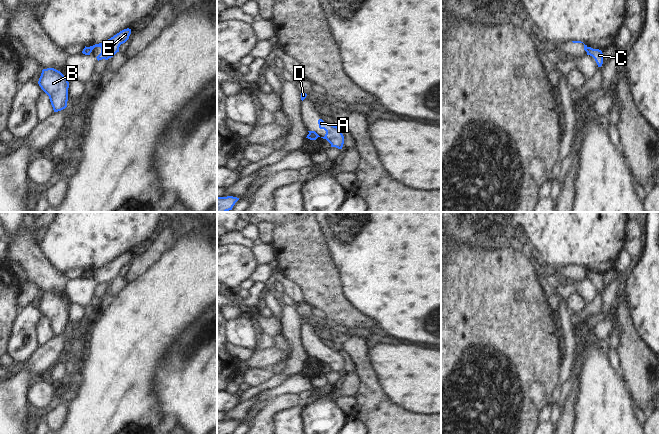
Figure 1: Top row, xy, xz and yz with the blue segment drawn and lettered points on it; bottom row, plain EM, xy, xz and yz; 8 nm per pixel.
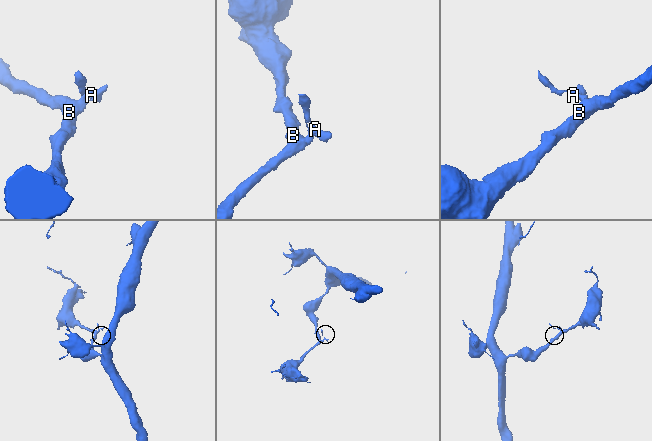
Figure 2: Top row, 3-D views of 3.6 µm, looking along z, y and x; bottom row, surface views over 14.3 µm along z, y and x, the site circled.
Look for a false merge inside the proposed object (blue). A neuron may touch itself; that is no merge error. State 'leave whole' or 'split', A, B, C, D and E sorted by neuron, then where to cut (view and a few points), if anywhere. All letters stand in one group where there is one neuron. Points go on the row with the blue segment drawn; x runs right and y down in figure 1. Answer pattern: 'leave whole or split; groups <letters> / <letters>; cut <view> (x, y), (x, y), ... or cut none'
split; groups A D E / B C; cut xz (309, 132), (317, 137)

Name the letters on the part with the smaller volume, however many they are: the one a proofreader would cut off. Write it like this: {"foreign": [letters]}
{"foreign": ["A", "D", "E"]}

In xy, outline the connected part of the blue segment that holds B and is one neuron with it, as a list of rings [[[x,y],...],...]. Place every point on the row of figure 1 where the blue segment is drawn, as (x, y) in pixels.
[[[54,68],[43,69],[38,84],[49,96],[54,112],[67,107],[69,82],[60,71]]]

